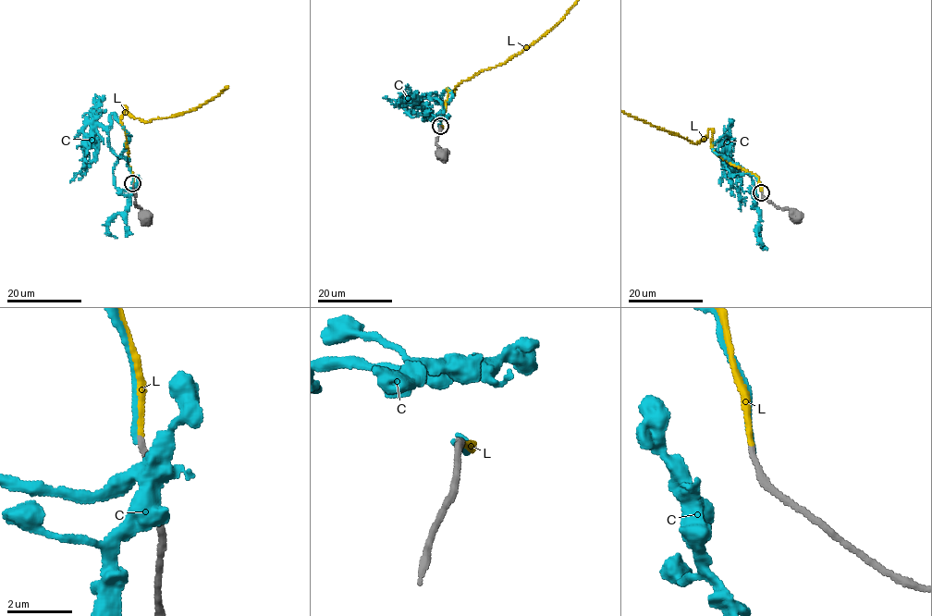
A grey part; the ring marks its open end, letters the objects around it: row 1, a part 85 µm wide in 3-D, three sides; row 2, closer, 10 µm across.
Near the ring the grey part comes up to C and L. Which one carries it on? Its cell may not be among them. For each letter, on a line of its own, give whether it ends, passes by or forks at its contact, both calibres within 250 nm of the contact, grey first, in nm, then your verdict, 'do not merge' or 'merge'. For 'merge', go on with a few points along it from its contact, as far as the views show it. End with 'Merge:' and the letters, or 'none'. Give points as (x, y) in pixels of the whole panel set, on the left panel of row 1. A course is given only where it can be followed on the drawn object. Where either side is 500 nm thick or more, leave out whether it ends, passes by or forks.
C: it ends there; 170 nm thick on the grey side, 170 nm on the other; do not merge
L: it ends there; 170 nm thick on the grey side, 150 nm on the other; merge
Merge: L

